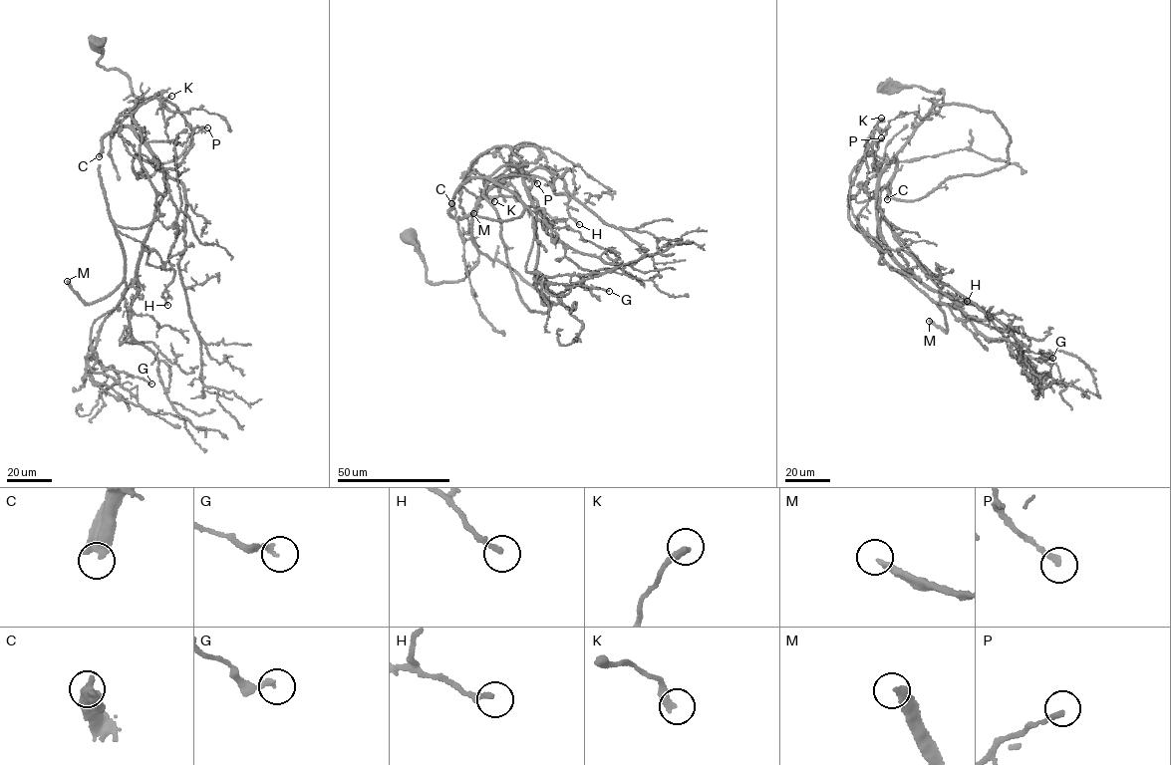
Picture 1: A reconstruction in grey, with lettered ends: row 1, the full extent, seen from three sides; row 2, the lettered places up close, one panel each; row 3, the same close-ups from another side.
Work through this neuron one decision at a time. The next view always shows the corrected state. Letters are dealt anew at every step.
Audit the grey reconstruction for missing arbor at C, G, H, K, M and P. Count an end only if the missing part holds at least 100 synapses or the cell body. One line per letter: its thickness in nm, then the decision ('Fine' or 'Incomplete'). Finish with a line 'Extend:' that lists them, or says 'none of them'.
C: Thickness 480 nm. Fine
G: Thickness 200 nm. Fine
H: Thickness 200 nm. Fine
K: Thickness 320 nm. Fine
M: Thickness 320 nm. Incomplete
P: Thickness 240 nm. Fine
Extend: M

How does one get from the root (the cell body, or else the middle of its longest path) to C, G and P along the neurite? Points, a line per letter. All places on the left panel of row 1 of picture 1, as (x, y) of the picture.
C: (96, 42), (103, 51), (98, 66), (120, 70), (134, 95), (143, 100), (132, 125), (103, 138), (99, 156)
G: (96, 42), (98, 66), (120, 70), (143, 100), (132, 126), (165, 189), (136, 276), (93, 355), (151, 383)
P: (96, 42), (103, 51), (98, 66), (120, 70), (143, 100), (132, 122), (140, 139), (182, 144), (207, 127)

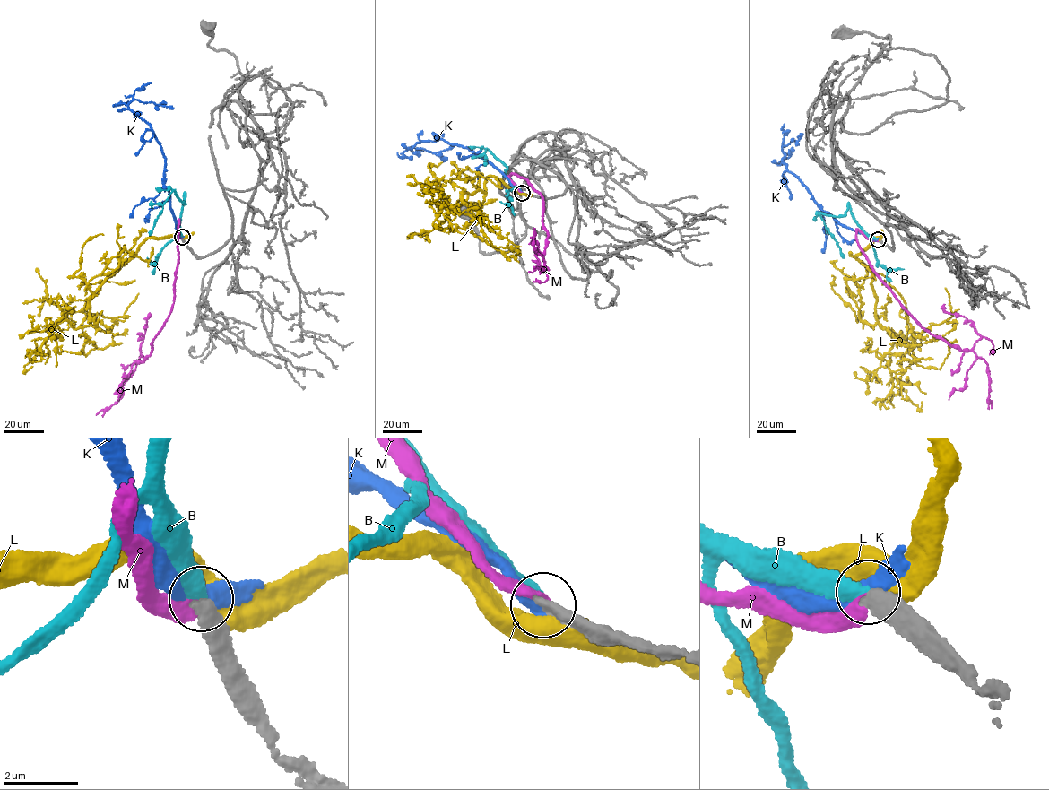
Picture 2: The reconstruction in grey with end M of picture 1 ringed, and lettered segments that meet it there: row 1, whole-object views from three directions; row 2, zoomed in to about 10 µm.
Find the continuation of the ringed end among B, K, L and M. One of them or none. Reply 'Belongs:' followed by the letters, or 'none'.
Belongs: B

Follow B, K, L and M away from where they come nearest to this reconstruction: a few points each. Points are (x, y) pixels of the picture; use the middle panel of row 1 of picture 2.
B: (522, 193), (504, 175), (507, 167), (486, 149), (485, 164)
K: (522, 193), (501, 171), (466, 147), (440, 139), (421, 141), (410, 149), (420, 148), (434, 152), (453, 145)
L: (523, 193), (489, 176), (484, 193), (463, 195), (475, 217), (446, 202), (430, 204), (441, 230)
M: (522, 192), (509, 178), (512, 173), (543, 199), (547, 236), (545, 270), (528, 272)

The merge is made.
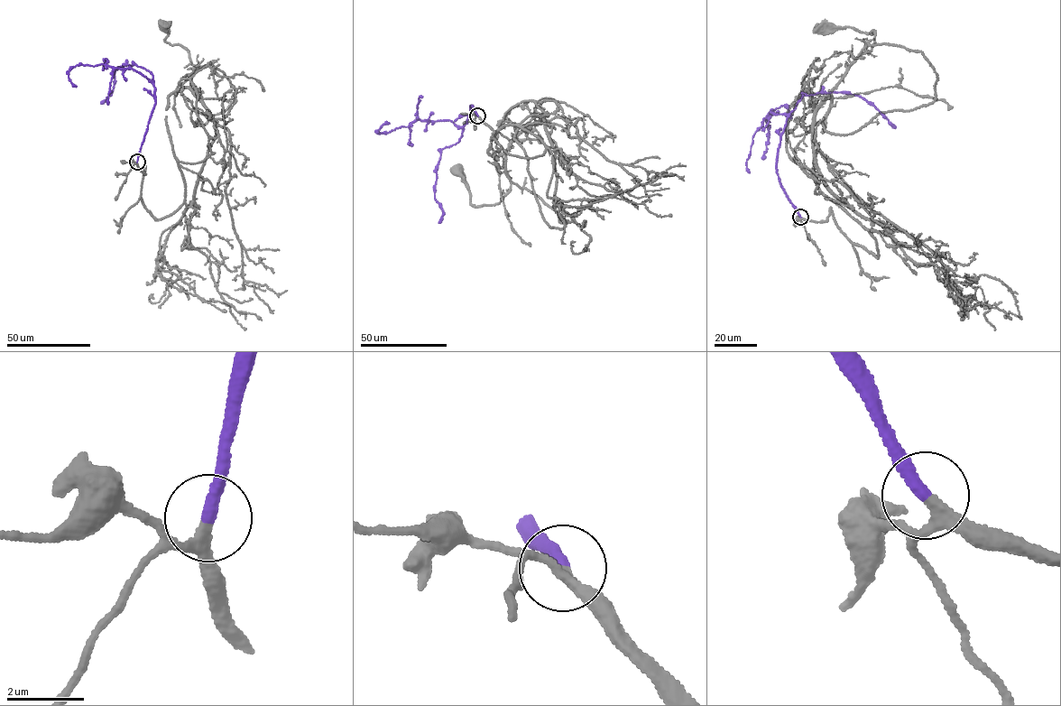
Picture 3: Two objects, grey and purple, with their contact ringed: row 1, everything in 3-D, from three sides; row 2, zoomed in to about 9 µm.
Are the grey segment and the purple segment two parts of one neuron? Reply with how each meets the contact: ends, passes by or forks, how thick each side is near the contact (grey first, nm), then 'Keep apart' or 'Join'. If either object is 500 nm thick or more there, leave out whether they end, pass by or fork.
At the ring grey passes by. At the ring purple ends. Thickness 260 nm (grey) against 320 nm. Join

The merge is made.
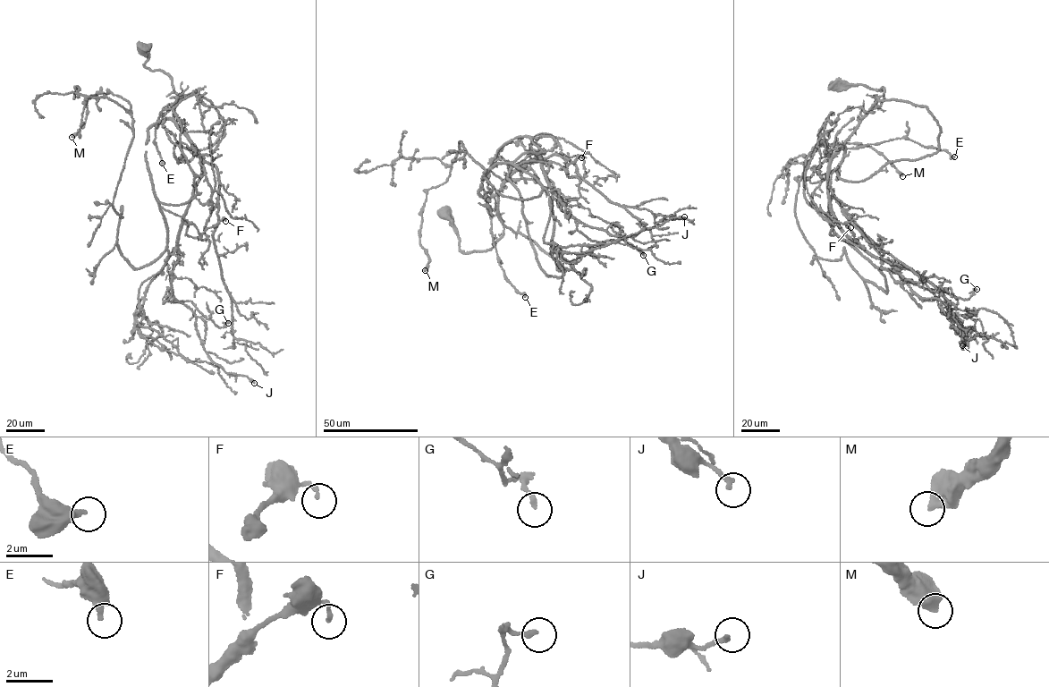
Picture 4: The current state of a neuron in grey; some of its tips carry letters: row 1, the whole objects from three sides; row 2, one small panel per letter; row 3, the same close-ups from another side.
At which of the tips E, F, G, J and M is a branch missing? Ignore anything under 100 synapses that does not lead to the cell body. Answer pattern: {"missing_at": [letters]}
{"missing_at": []}

